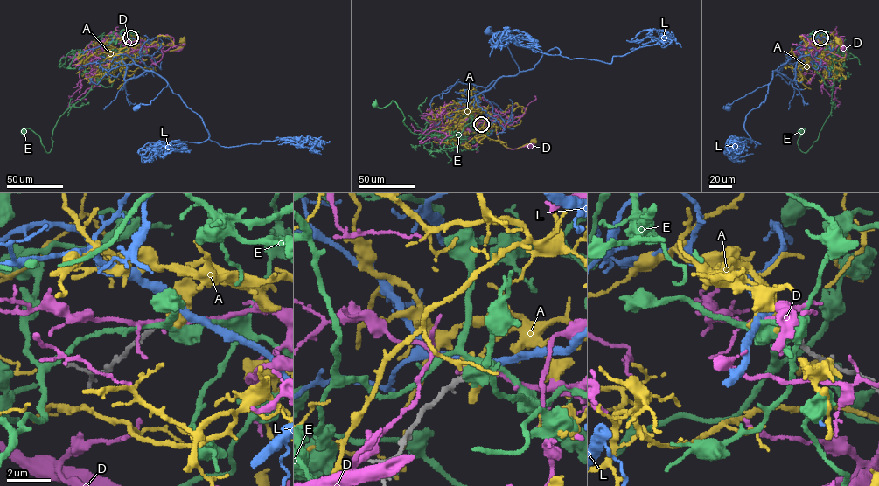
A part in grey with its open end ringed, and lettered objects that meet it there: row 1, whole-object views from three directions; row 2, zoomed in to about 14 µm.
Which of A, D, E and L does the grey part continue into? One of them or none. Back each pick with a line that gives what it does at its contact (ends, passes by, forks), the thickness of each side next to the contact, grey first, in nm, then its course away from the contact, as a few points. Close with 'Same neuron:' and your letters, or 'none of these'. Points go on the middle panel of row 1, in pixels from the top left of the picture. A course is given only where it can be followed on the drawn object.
L: it passes by; 240 nm thick on the grey side, 260 nm on the other; it runs (481, 124), (490, 118), (474, 103), (476, 97), (498, 79), (519, 72), (501, 33), (487, 31)
Same neuron: L

